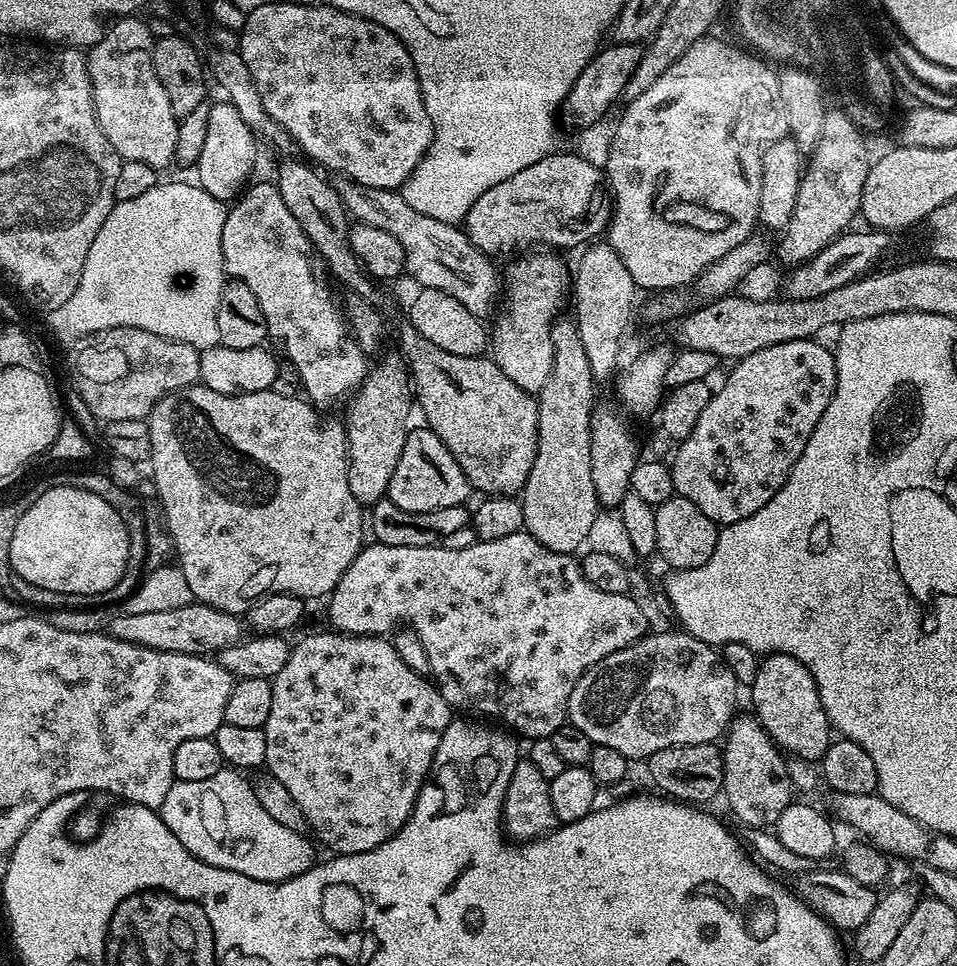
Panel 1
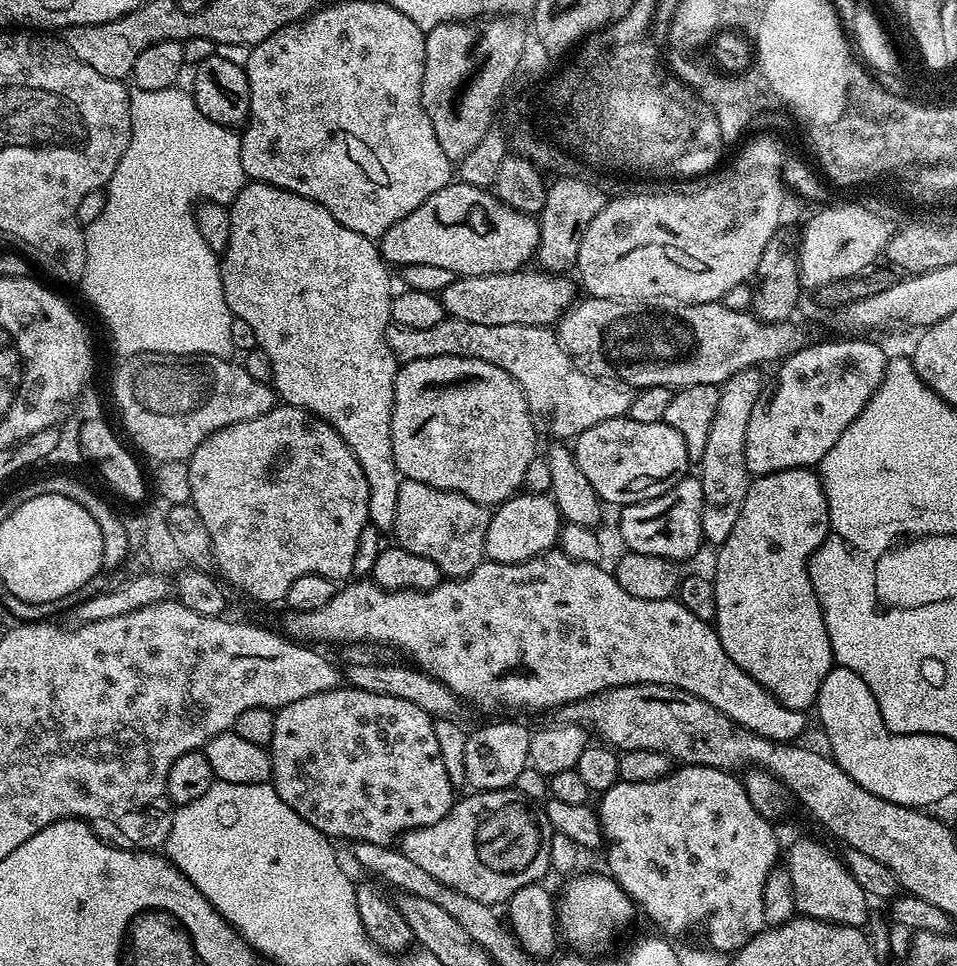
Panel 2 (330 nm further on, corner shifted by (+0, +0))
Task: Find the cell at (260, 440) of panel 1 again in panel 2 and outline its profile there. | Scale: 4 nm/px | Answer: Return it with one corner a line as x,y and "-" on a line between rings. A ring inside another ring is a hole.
274,406
265,416
234,422
230,426
219,428
217,432
209,433
188,457
186,463
190,474
190,502
198,510
198,518
202,518
202,522
206,524
206,531
210,534
215,571
220,571
238,591
245,592
264,604
272,604
275,600
283,601
286,590
290,590
290,582
294,582
294,578
318,574
333,582
344,582
353,575
352,567
354,554
358,550
358,538
368,524
368,483
366,474
358,458
354,458
350,446
346,446
344,439
319,416
313,416
305,408

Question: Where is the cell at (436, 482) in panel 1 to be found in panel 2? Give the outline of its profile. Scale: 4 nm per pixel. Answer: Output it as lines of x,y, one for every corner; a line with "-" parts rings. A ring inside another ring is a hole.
401,479
392,532
399,547
430,558
445,577
455,578
471,572
485,559
489,515
485,505
462,494
426,486
426,482

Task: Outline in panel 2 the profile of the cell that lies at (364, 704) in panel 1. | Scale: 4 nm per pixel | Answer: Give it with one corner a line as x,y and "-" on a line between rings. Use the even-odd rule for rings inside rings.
351,686
330,688
325,692
318,692
298,698
276,712
274,718
274,736
270,745
272,757
271,785
276,789
278,798
290,806
310,826
317,828
321,834
329,838
341,836
347,842
370,842
371,844
391,845
401,834
412,828
425,828
441,820
449,812
454,803
454,787
447,776
446,767
442,762
438,741
434,736
433,717
423,712
414,702
406,702
402,698
392,698
390,694
374,694
366,690
358,690

